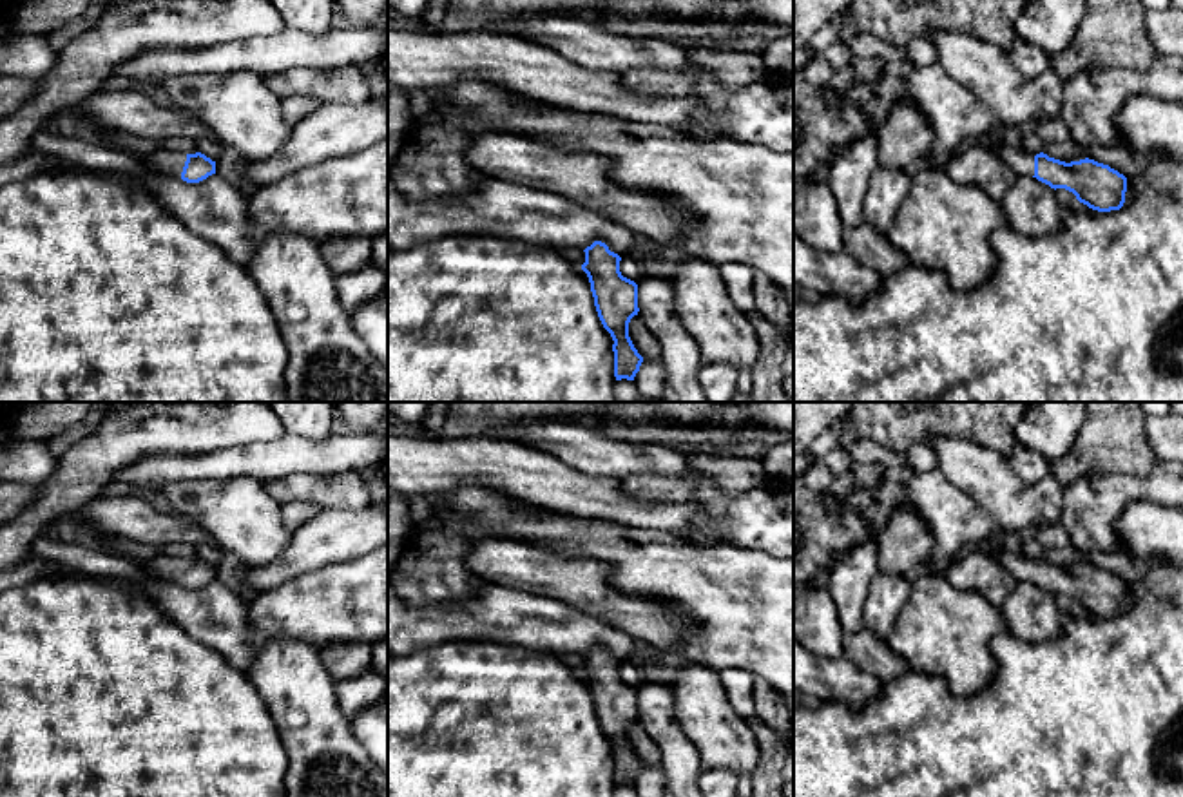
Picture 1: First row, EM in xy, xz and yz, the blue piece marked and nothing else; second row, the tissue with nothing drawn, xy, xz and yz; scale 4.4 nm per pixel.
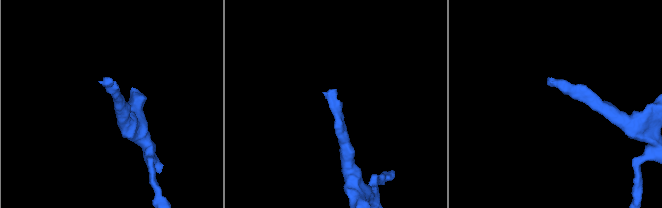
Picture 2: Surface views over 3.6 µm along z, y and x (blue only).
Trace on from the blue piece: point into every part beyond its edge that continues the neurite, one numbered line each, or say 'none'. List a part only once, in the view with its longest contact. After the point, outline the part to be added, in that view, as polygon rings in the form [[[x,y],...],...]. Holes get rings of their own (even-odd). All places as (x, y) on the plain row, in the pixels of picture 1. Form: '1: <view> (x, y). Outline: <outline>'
1: xy (167, 567). Outline: [[[156,556],[143,563],[143,567],[152,572],[156,578],[170,580],[174,583],[181,583],[187,560],[178,556]]]

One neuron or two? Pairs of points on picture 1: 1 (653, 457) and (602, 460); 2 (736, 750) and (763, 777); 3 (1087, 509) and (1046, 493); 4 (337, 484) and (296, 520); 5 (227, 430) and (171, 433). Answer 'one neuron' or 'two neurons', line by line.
1: one neuron
2: two neurons
3: two neurons
4: two neurons
5: one neuron

